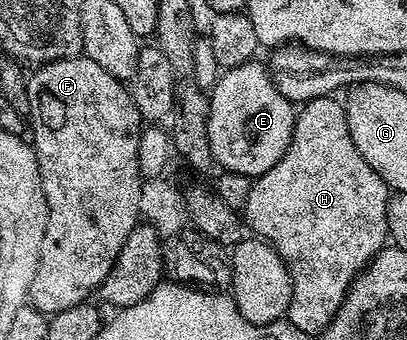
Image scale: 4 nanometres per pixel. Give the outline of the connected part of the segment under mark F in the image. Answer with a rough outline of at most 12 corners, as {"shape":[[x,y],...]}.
{"shape":[[84,55],[34,68],[28,304],[98,292],[142,216],[143,122]]}

